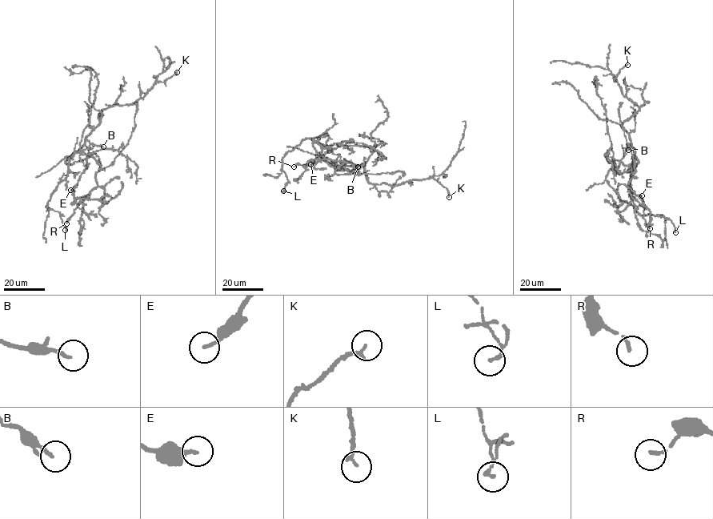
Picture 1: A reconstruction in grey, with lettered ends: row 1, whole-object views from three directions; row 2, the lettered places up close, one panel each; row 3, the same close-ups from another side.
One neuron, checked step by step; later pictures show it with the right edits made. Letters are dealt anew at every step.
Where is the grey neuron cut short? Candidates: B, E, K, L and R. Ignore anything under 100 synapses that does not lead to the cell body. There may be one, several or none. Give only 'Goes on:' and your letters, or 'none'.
Goes on: none

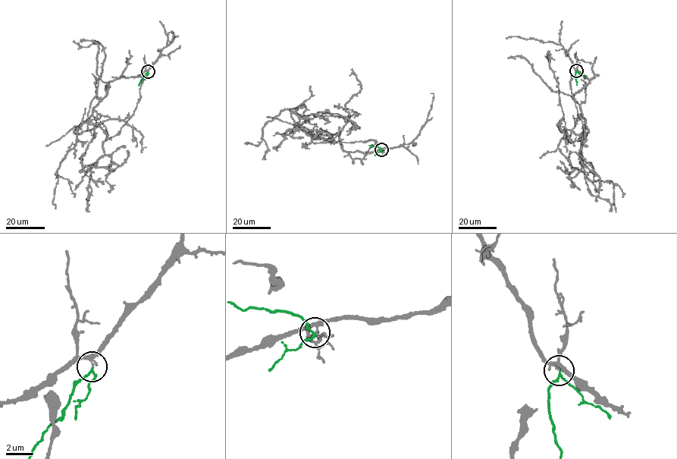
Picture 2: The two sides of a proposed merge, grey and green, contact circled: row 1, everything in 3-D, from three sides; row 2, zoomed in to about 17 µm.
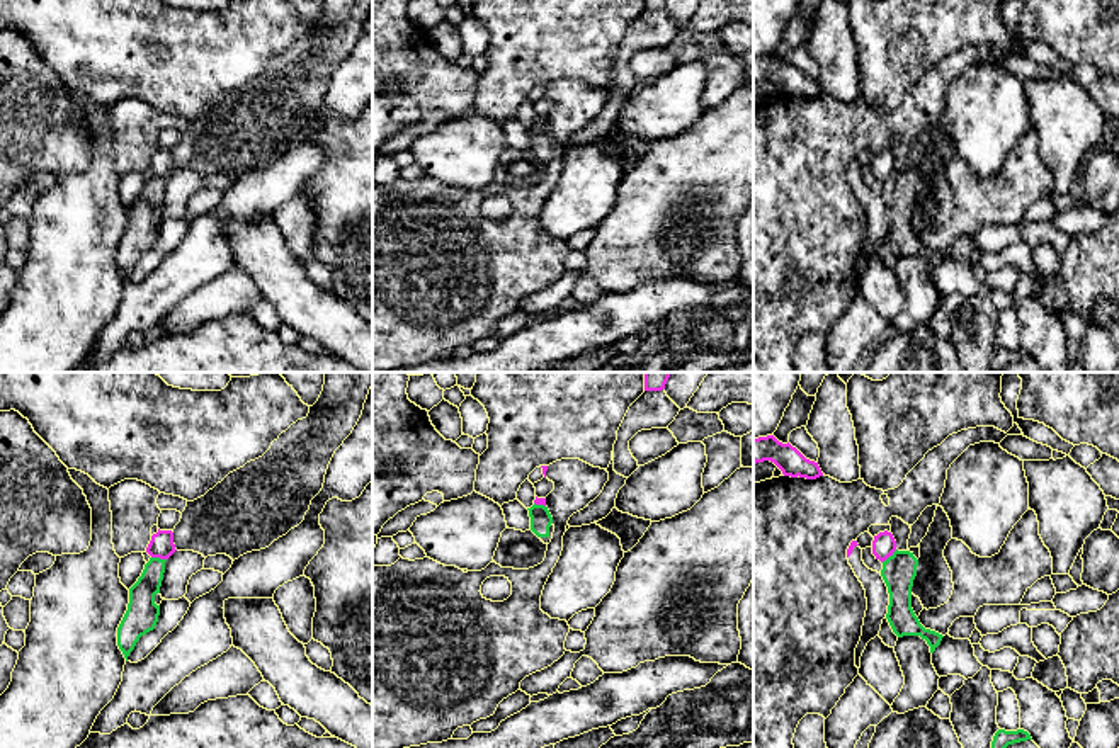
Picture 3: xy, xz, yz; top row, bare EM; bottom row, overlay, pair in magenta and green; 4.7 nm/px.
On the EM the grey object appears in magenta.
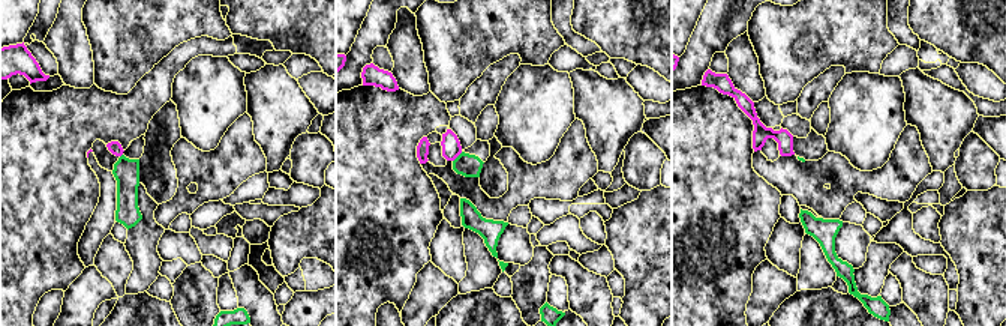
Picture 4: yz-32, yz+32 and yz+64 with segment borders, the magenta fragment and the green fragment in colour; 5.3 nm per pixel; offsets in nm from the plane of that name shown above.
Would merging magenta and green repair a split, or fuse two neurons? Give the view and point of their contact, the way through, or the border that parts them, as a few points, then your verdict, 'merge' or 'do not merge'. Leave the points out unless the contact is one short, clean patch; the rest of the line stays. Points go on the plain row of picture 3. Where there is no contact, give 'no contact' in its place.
meets magenta in yz at (888, 175); border along yz (897, 169), (881, 181); do not merge

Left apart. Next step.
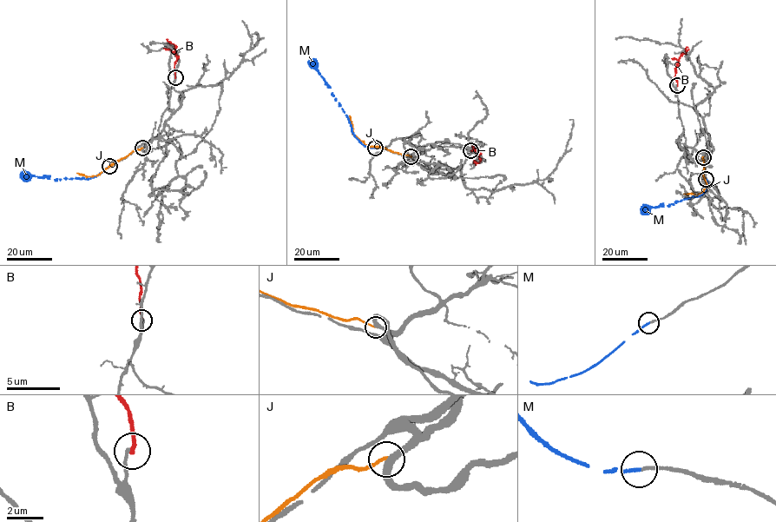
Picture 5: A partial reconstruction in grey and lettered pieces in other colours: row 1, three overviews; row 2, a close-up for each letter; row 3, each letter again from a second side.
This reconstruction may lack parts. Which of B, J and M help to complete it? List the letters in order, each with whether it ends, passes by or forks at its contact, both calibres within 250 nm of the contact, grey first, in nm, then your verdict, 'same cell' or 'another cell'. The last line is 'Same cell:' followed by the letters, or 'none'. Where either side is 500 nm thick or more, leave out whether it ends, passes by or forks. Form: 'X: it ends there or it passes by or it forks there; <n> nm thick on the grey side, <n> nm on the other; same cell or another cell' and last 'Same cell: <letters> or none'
B: it ends there; 180 nm thick on the grey side, 200 nm on the other; another cell
J: it ends there; 360 nm thick on the grey side, 150 nm on the other; another cell
M: it ends there; 160 nm thick on the grey side, 190 nm on the other; same cell
Same cell: M

